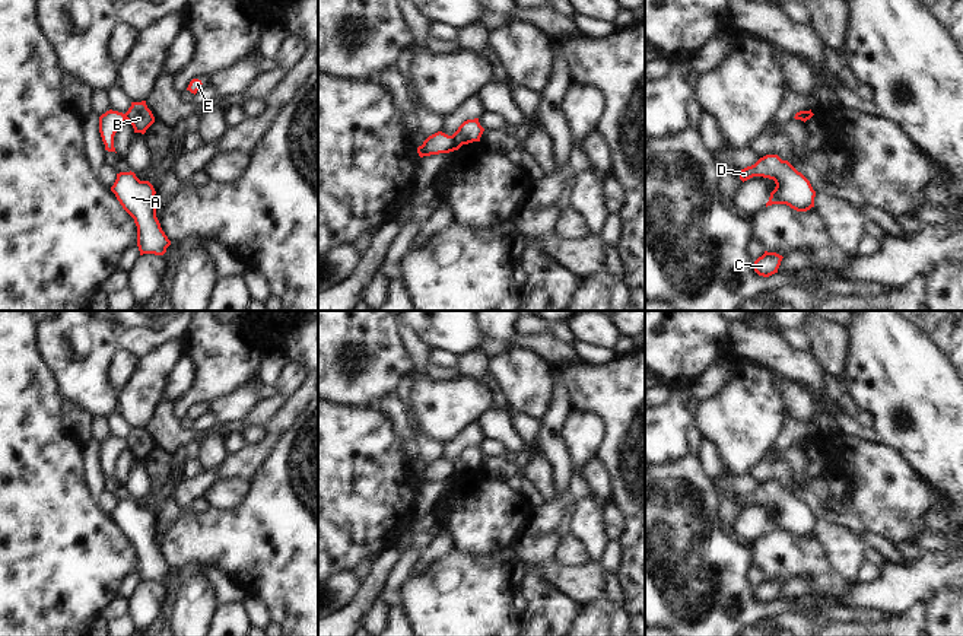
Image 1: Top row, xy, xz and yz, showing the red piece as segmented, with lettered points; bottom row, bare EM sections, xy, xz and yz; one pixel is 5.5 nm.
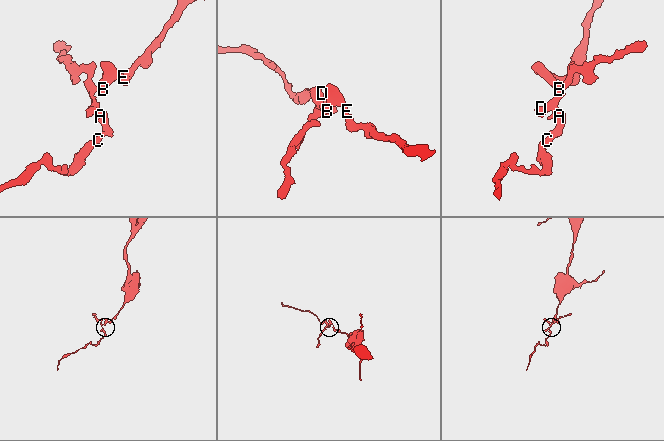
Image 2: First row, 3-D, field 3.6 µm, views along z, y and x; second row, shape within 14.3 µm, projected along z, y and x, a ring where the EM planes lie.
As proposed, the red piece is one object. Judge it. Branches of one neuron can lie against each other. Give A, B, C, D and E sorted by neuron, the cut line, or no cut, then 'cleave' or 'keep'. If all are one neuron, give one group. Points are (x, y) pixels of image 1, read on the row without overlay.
A C D / B E | xz (450, 463), (455, 476) | cleave

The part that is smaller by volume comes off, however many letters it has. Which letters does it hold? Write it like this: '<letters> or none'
A, C, D

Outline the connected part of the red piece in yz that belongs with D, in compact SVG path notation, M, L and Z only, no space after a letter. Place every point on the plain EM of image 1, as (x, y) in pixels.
M766 481L754 492L740 497L740 506L743 509L753 503L769 505L776 511L766 534L772 531L786 531L797 538L807 538L814 534L816 518L810 508L778 481Z

